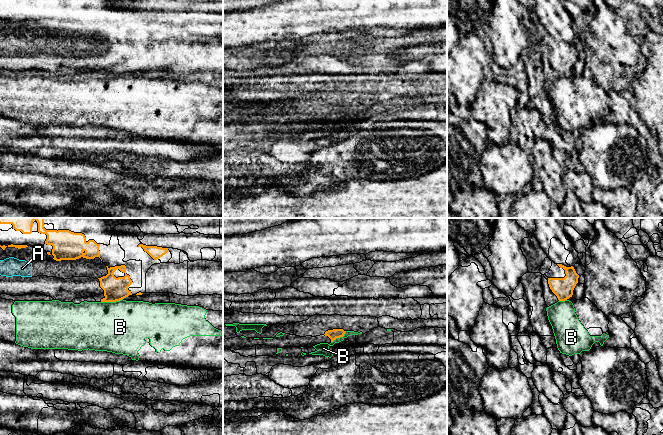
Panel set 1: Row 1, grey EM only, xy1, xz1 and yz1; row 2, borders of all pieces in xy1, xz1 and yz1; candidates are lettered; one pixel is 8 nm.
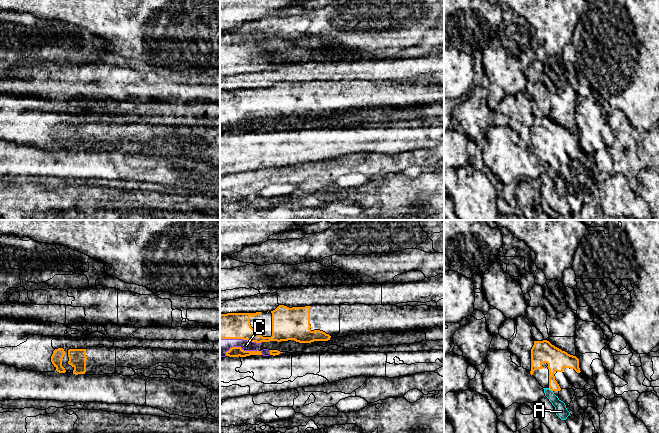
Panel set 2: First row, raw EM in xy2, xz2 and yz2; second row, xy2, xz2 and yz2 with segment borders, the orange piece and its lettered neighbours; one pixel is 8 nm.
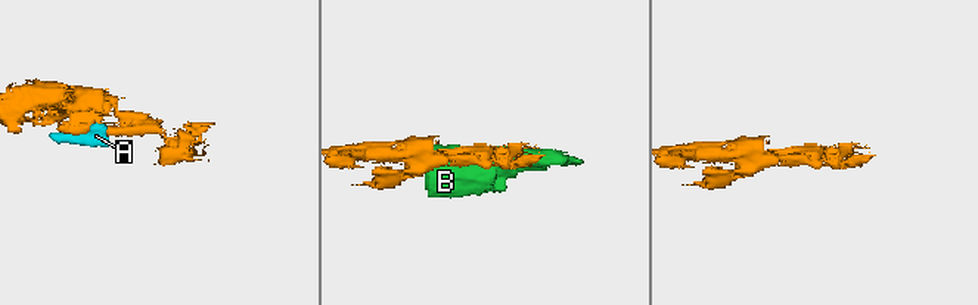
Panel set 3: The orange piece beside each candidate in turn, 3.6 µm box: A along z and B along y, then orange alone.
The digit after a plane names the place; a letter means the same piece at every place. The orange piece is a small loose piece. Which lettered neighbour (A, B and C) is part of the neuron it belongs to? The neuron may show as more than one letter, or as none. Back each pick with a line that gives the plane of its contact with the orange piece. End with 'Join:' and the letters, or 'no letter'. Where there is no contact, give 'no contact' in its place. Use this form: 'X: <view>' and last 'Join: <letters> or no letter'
A: yz2
C: xz2
Join: A, C

